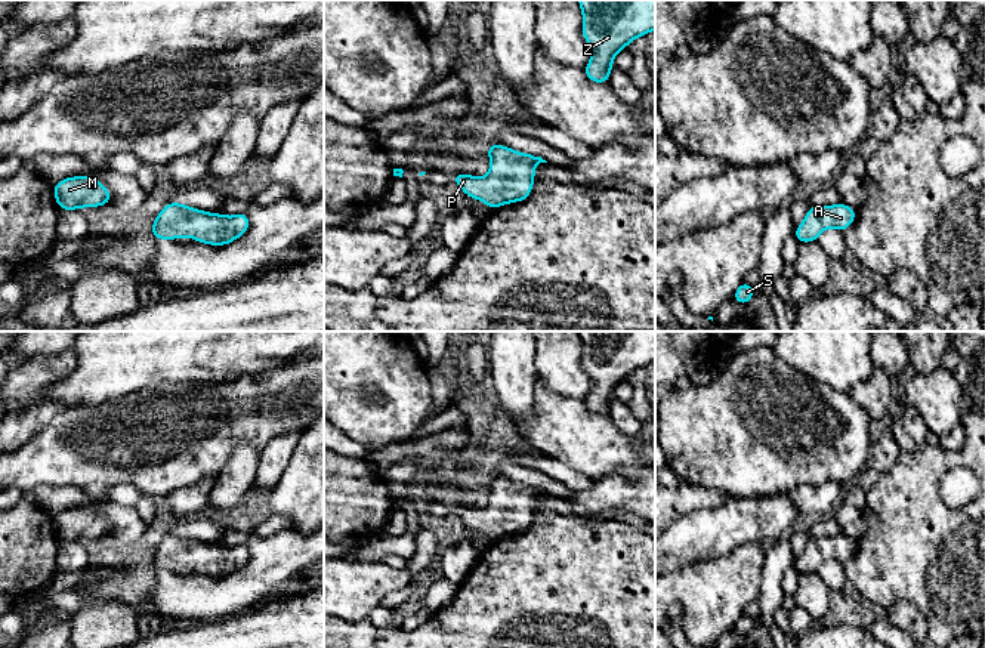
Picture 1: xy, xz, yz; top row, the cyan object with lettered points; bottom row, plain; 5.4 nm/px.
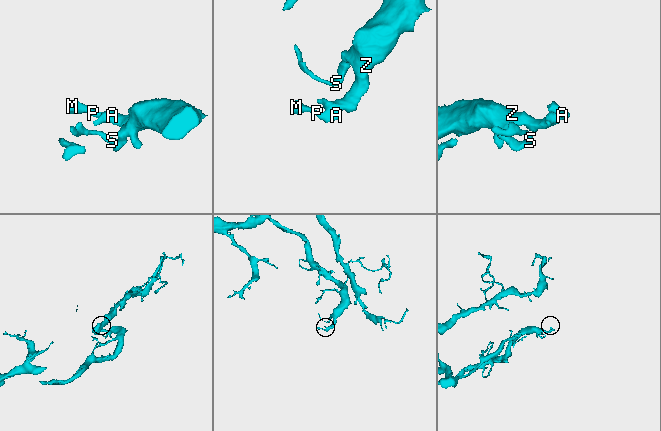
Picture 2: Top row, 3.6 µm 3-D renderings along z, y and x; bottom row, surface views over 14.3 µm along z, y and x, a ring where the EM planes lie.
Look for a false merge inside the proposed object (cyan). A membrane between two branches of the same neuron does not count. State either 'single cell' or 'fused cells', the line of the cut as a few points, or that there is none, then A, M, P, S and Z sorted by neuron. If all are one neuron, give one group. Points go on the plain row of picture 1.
single cell; no cut; A M P S Z

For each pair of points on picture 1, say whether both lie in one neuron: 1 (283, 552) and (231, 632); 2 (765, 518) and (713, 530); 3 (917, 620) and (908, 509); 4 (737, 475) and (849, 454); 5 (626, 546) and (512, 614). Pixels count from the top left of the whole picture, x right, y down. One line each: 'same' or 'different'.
1: different
2: same
3: different
4: same
5: same

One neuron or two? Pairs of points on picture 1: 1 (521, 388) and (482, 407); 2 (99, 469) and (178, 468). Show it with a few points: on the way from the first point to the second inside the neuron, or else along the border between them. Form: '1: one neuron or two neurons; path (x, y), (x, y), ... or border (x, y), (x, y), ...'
1: two neurons; border (487, 385), (499, 404)
2: one neuron; path (119, 471), (158, 468)

